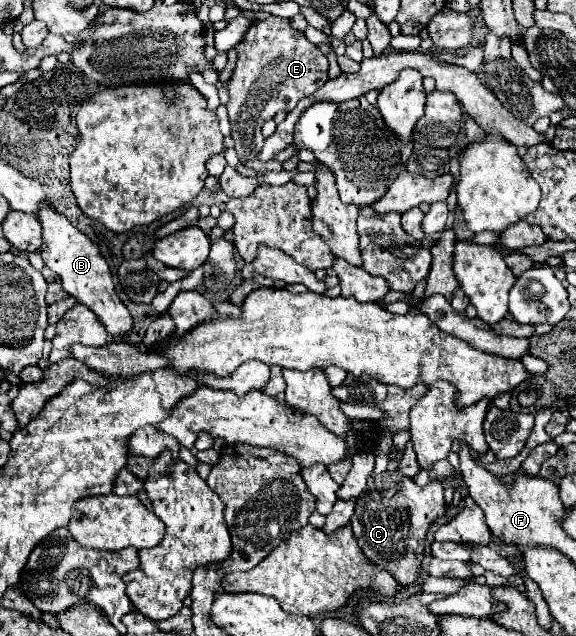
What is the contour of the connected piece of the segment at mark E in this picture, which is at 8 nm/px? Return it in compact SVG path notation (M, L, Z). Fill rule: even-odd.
M278 16L252 22L244 40L236 46L236 52L238 62L228 84L230 102L226 108L232 126L230 136L236 142L234 150L244 164L246 160L254 160L258 156L264 144L260 128L266 120L274 118L280 110L294 110L302 98L312 96L328 82L328 60L312 42L304 38L304 34L294 32L286 18Z

